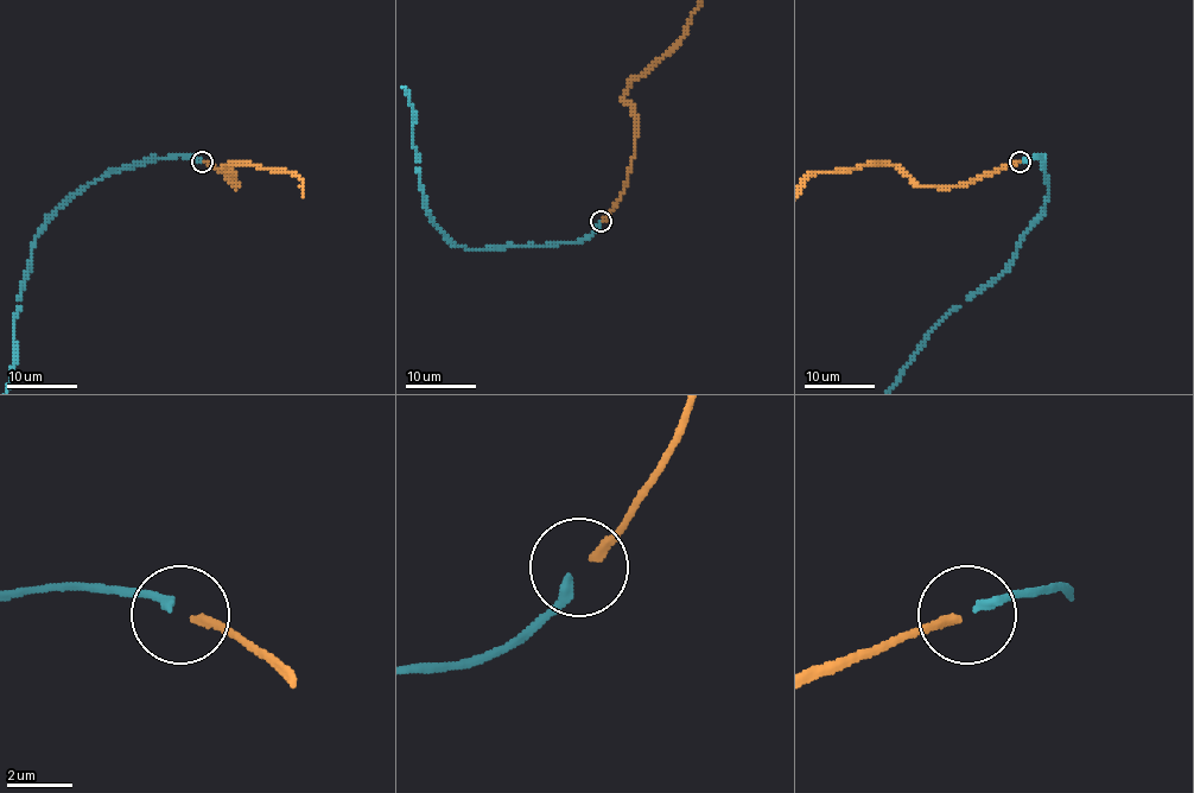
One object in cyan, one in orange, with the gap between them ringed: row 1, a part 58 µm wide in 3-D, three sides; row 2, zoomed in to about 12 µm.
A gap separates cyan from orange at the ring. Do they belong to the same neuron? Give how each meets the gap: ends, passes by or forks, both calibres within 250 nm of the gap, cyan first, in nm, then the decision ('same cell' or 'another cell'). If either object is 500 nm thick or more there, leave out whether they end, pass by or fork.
cyan ends; orange ends; calibres 280 and 280 nm; same cell

